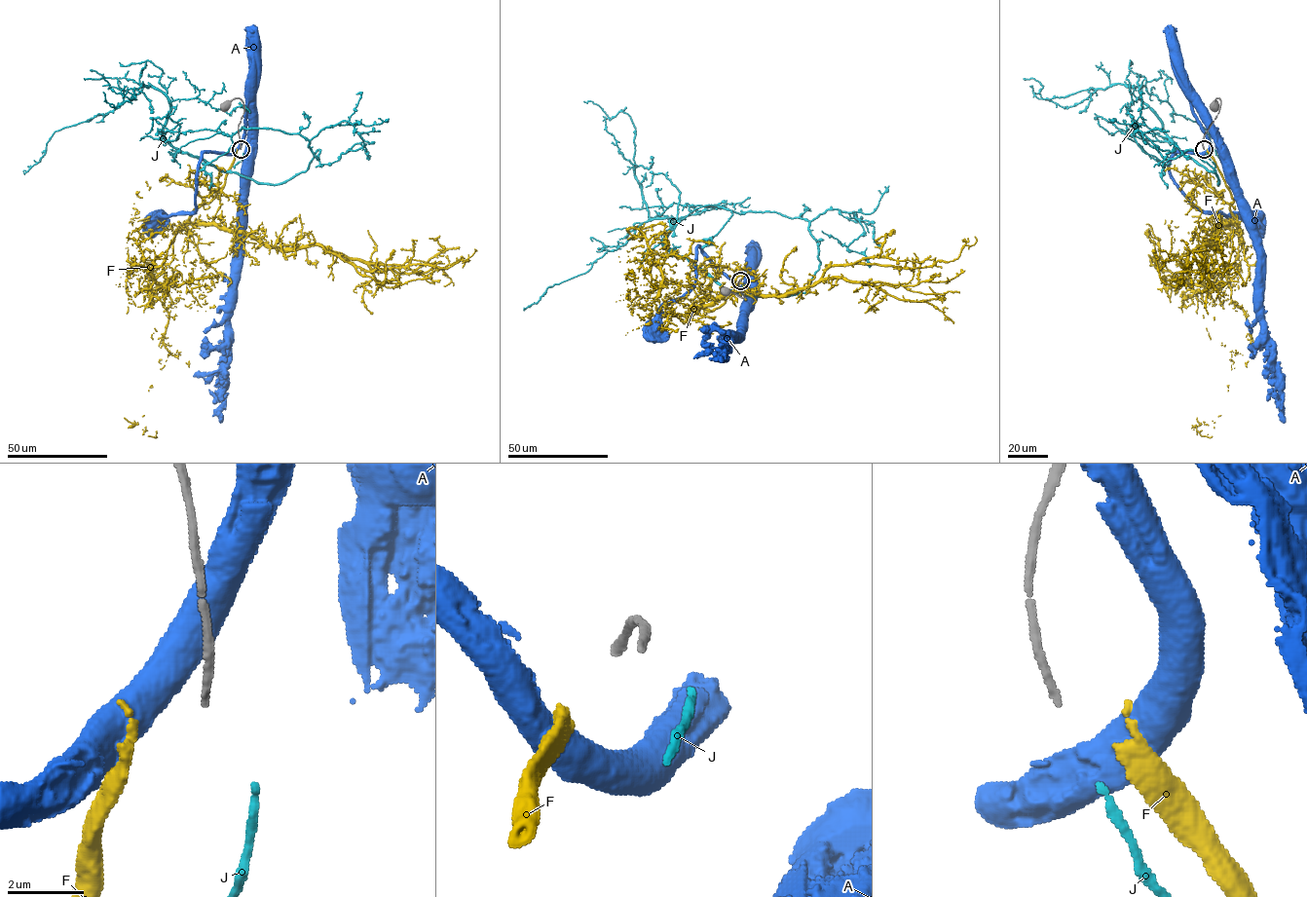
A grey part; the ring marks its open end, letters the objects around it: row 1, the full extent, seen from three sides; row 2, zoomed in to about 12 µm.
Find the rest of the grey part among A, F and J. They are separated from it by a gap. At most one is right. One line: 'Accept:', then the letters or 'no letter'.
Accept: no letter

